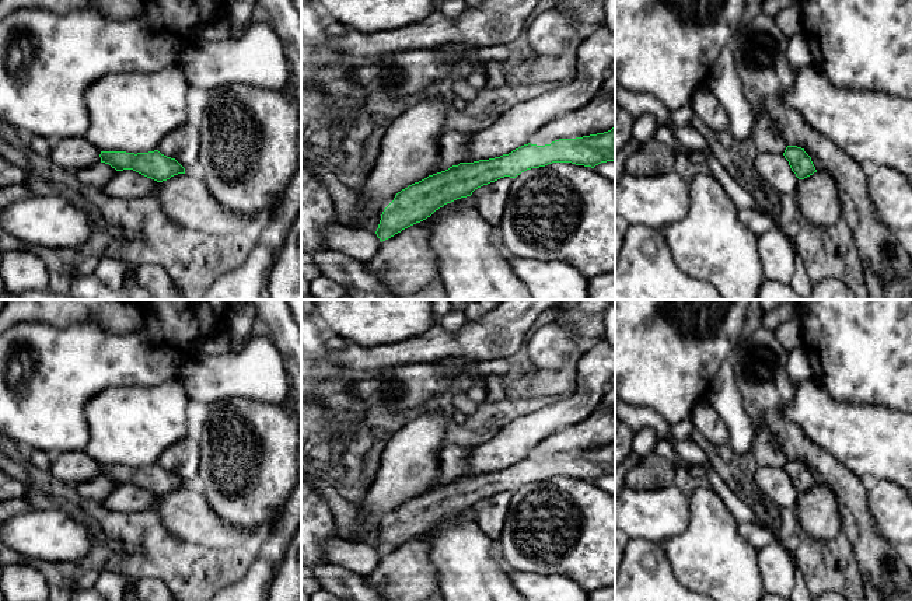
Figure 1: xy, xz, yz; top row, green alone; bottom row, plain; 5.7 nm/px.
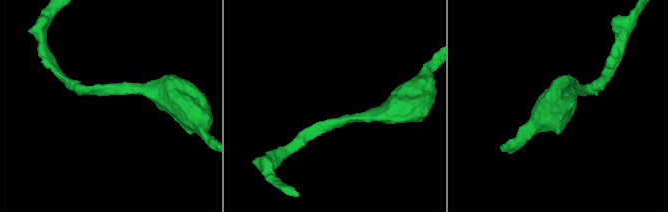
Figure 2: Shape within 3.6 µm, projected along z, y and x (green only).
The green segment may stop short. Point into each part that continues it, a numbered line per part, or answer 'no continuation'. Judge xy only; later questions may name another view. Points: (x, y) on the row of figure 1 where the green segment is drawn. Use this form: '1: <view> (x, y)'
1: xy (185, 199)

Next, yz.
1: yz (817, 196)

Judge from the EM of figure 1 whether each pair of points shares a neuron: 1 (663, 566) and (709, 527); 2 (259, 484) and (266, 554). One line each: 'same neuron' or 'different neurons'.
1: different neurons
2: different neurons

